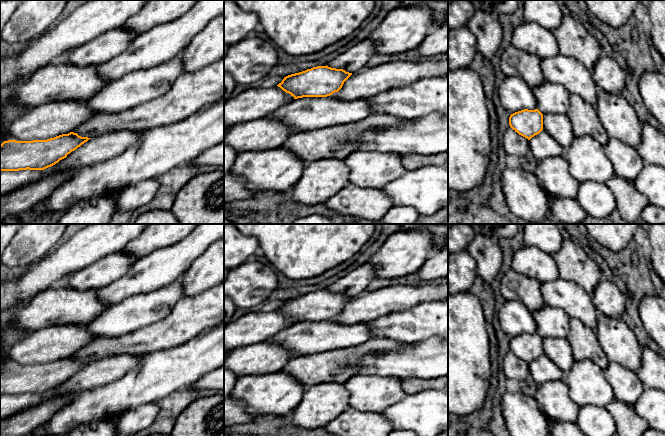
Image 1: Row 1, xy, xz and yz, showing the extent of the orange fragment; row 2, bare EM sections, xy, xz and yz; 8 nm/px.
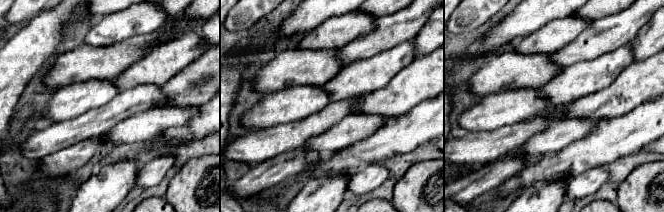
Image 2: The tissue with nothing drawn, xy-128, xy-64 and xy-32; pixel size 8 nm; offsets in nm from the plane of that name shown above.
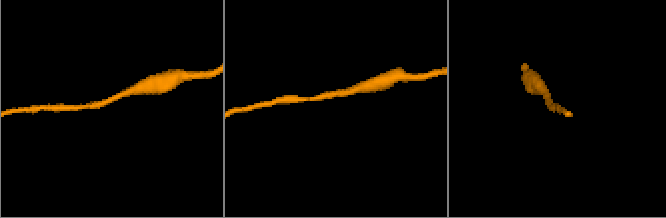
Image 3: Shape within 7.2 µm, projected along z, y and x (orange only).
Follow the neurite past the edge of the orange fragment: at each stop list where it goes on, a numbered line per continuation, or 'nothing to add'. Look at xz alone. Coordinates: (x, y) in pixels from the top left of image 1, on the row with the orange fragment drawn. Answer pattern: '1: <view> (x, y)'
1: xz (304, 114)

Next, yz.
1: yz (558, 126)

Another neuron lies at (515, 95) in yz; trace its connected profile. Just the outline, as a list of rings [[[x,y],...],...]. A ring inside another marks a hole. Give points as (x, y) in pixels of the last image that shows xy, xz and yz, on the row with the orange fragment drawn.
[[[505,77],[498,92],[502,106],[510,115],[524,109],[538,109],[542,114],[568,114],[570,109],[570,93],[567,89],[562,85],[546,80],[540,86],[531,88],[519,77]]]

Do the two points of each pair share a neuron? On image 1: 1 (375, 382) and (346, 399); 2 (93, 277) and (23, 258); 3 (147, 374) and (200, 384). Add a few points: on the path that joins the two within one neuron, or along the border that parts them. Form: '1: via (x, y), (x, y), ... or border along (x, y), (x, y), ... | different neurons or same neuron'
1: via (368, 389), (365, 392), (353, 394) | same neuron
2: border along (51, 249), (37, 260), (28, 264) | different neurons
3: border along (213, 369), (201, 376), (190, 387) | different neurons

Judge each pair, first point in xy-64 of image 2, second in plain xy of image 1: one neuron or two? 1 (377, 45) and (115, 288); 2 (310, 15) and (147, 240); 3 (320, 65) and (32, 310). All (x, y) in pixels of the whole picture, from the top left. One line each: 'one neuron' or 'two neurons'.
1: one neuron
2: two neurons
3: one neuron

